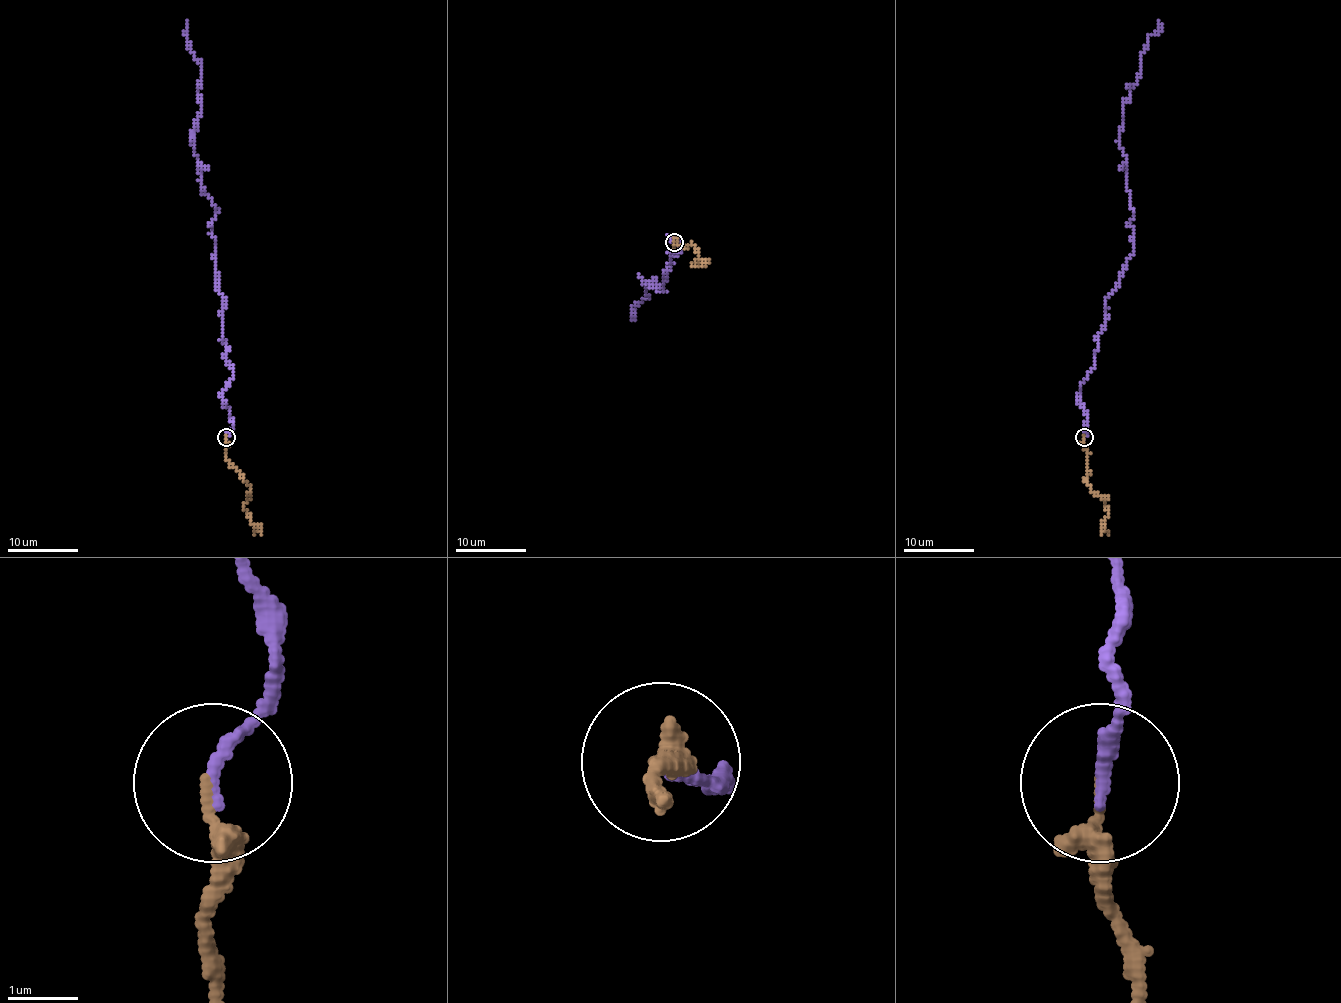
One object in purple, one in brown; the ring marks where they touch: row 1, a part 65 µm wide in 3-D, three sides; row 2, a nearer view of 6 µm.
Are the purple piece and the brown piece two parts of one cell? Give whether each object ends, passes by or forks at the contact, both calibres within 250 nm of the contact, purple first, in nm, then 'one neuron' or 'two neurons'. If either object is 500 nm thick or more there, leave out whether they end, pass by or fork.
purple ends | brown ends | 200/240 nm | one neuron

